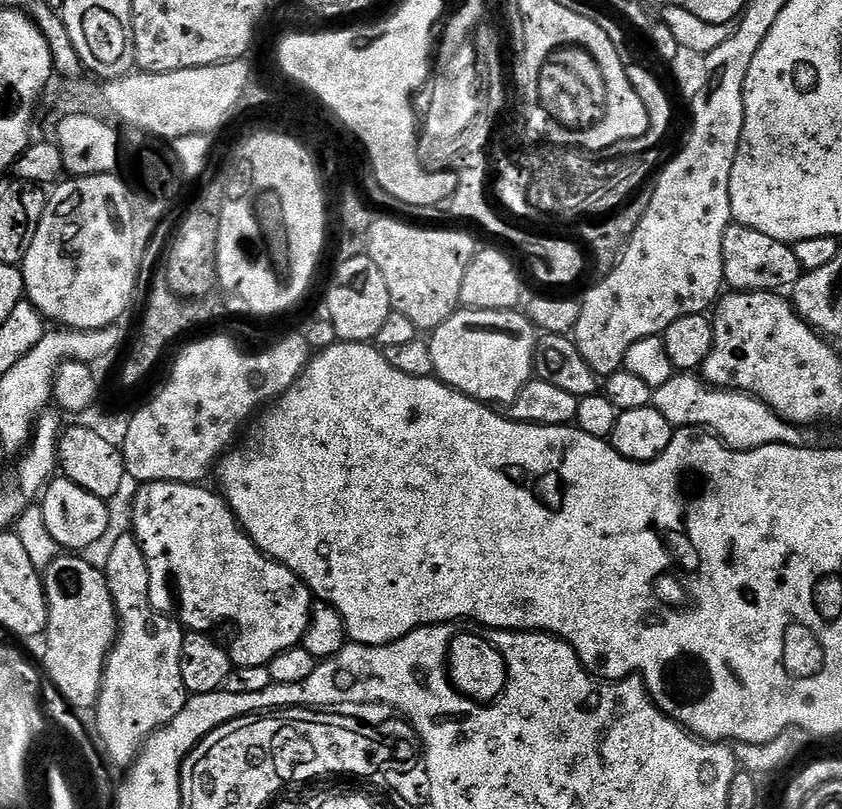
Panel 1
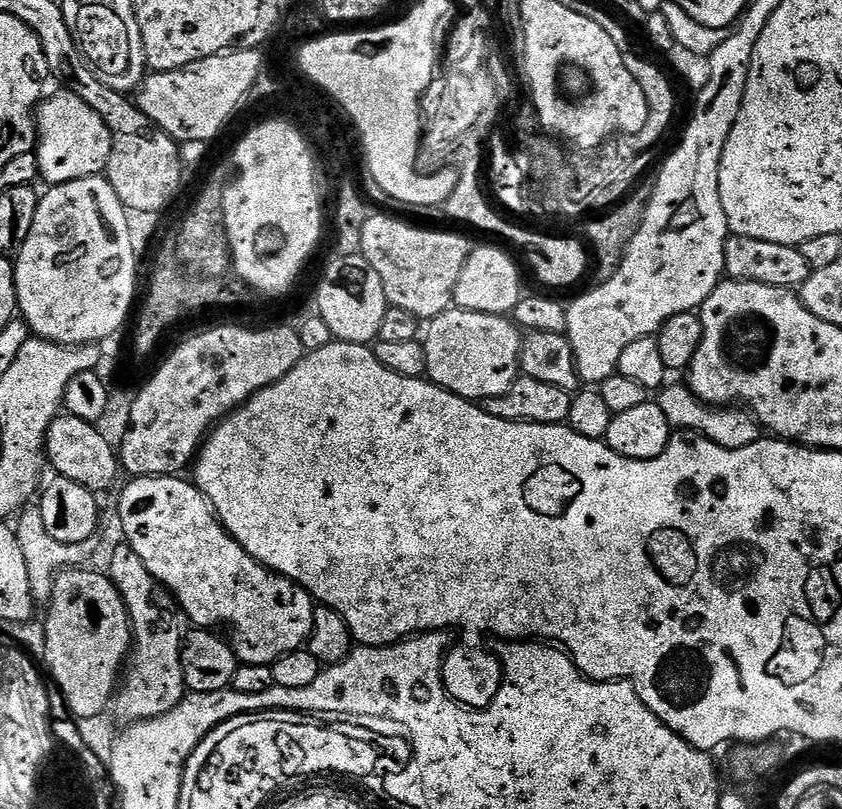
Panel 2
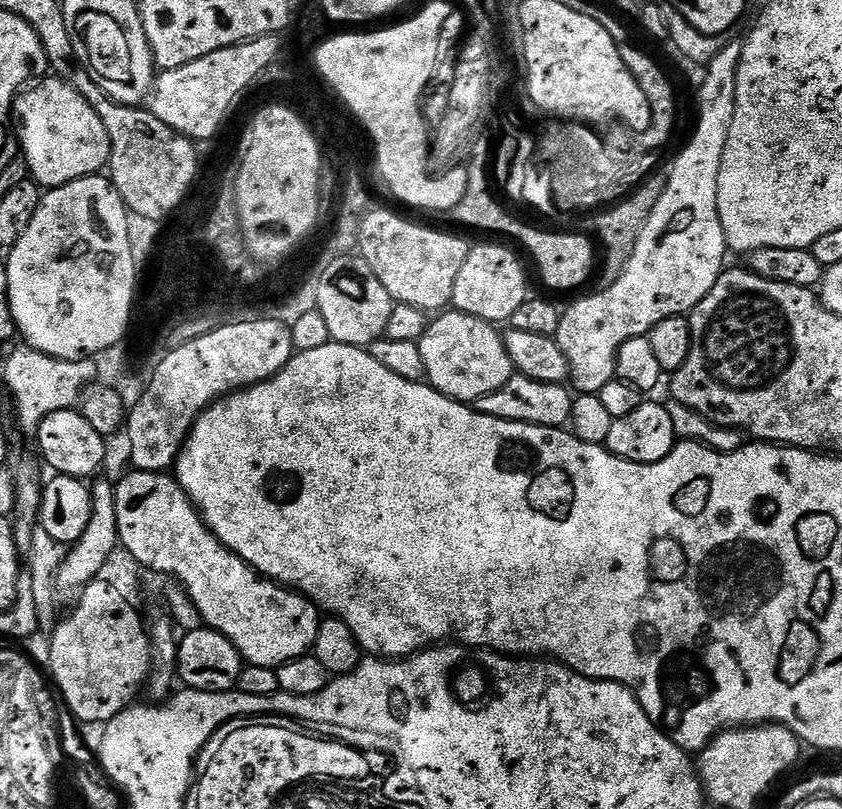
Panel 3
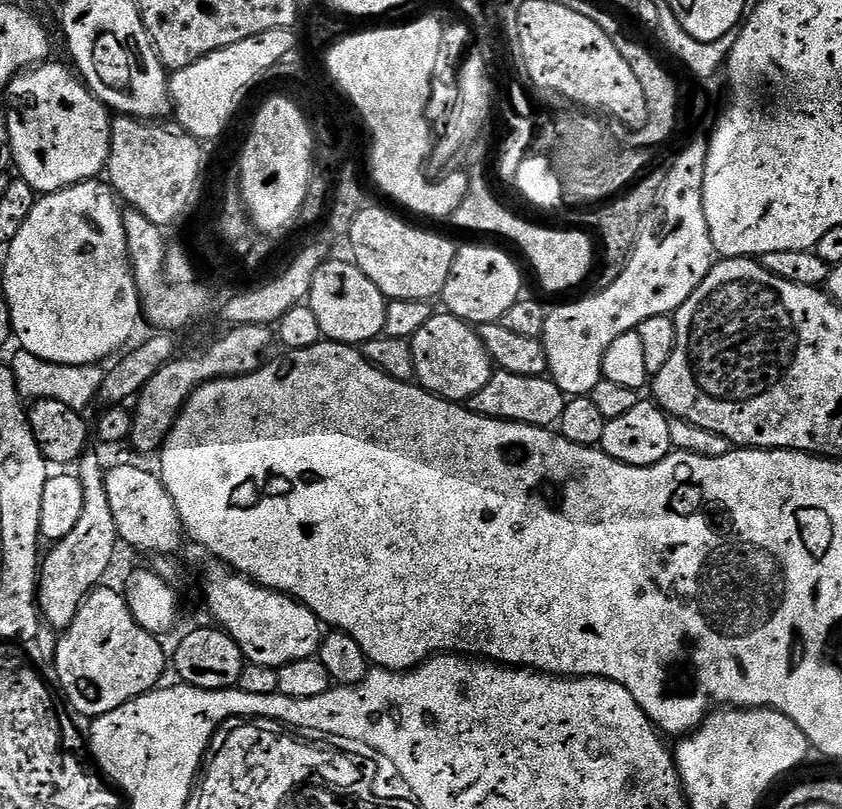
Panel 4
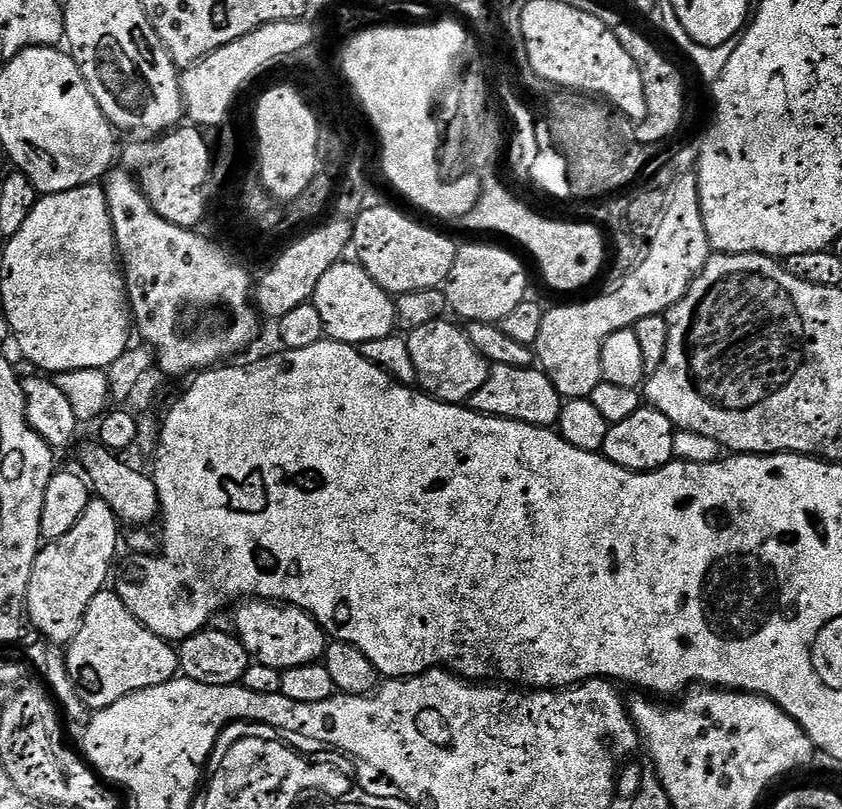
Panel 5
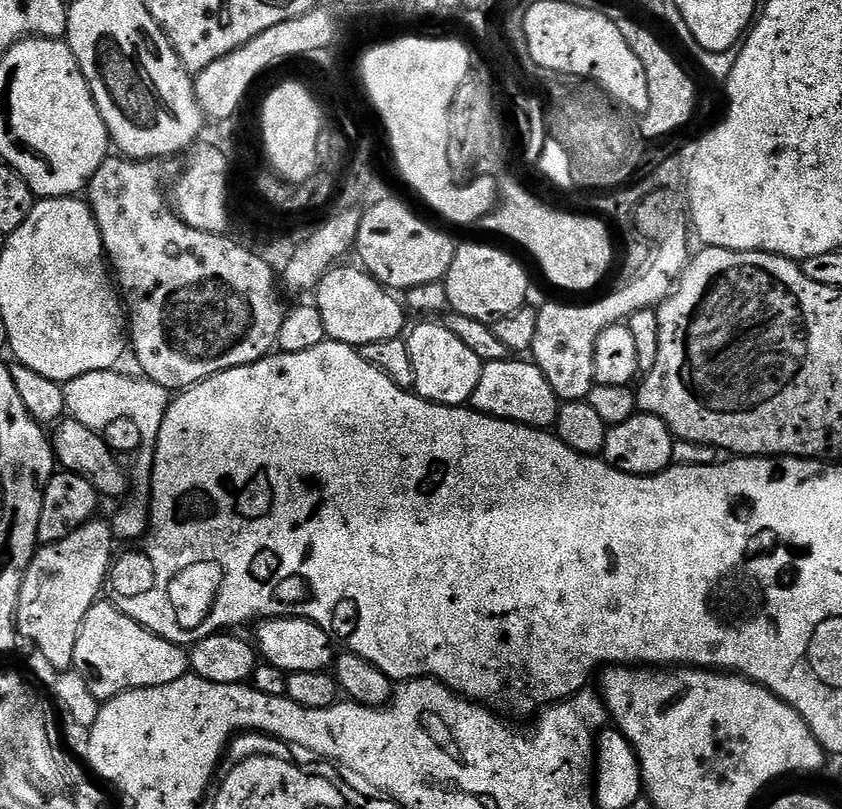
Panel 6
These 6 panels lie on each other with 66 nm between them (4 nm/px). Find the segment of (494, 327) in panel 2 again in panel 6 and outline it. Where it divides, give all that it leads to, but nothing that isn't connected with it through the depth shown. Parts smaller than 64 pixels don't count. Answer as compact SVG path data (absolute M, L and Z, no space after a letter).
M420 322L412 333L407 333L406 339L408 349L410 350L410 362L414 362L414 382L412 388L416 395L421 396L423 400L428 400L432 404L445 404L447 408L458 408L467 405L474 394L474 386L478 386L478 378L484 369L484 361L470 350L470 346L465 346L458 339L456 334L450 334L443 323L440 322Z

